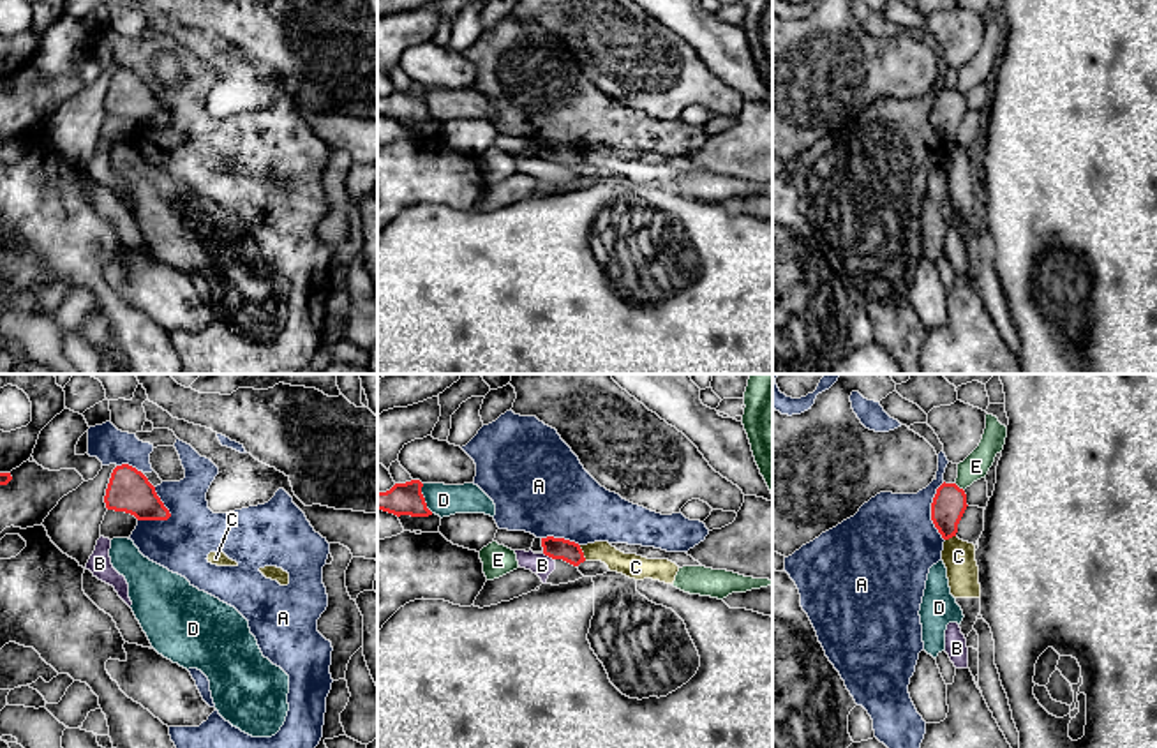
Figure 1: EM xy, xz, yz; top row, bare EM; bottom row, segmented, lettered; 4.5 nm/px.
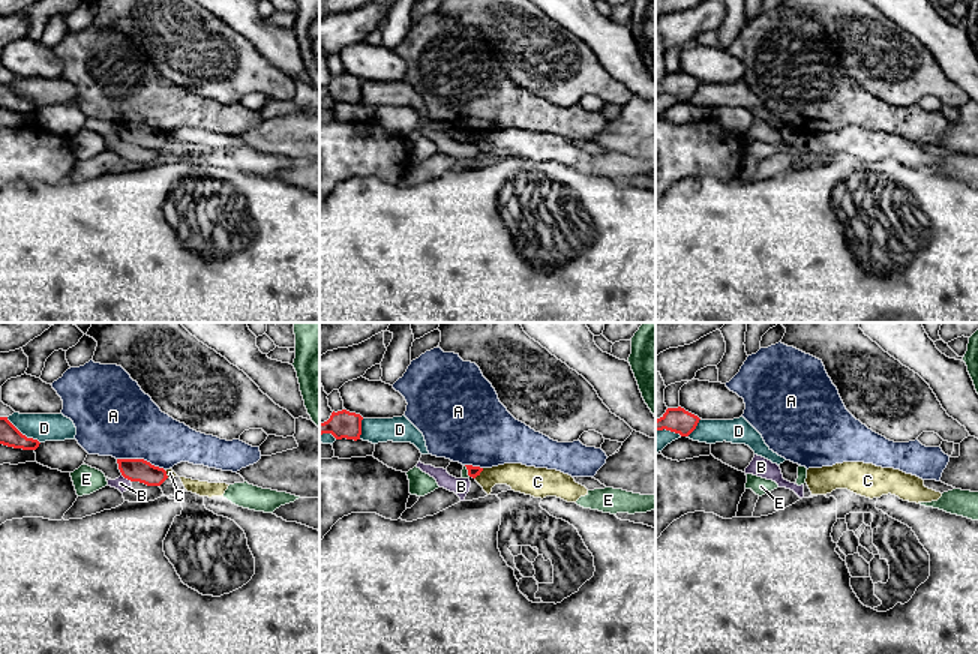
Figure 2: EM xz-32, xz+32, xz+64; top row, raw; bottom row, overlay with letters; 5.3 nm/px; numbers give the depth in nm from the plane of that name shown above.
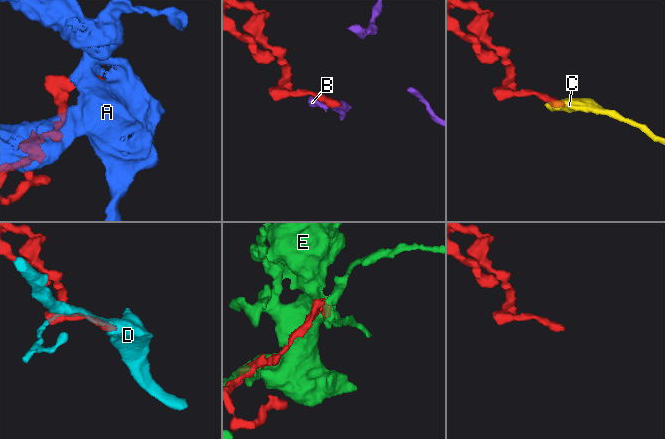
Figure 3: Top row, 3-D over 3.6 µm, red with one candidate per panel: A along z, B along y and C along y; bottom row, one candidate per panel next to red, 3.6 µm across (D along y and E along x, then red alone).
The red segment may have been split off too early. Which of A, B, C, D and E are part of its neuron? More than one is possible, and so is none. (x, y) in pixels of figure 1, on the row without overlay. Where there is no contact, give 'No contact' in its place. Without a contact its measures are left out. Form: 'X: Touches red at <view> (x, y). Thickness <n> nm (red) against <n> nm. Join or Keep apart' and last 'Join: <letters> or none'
A: Touches red at xy (168, 122). Thickness 200 nm (red) against 260 nm. Keep apart
B: Touches red at xz (549, 161). Thickness 100 nm (red) against 100 nm. Keep apart
C: Touches red at xz (582, 157). Thickness 100 nm (red) against 110 nm. Keep apart
D: Touches red at xz (424, 103). Thickness 140 nm (red) against 140 nm. Keep apart
E: Touches red at yz (958, 92). Thickness 160 nm (red) against 120 nm. Keep apart
Join: none

